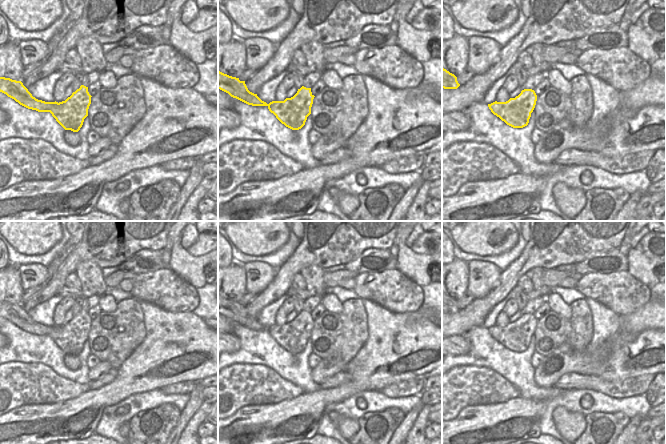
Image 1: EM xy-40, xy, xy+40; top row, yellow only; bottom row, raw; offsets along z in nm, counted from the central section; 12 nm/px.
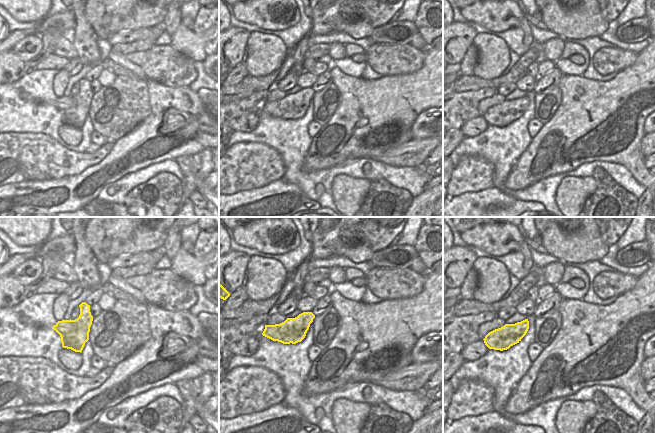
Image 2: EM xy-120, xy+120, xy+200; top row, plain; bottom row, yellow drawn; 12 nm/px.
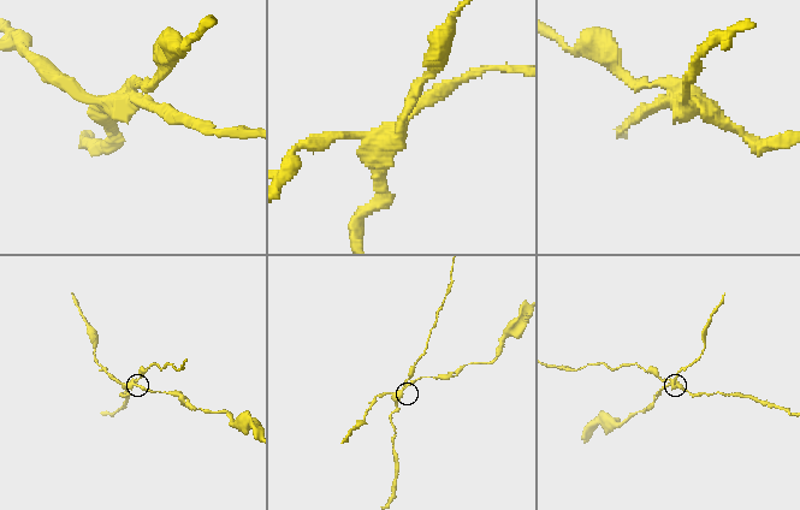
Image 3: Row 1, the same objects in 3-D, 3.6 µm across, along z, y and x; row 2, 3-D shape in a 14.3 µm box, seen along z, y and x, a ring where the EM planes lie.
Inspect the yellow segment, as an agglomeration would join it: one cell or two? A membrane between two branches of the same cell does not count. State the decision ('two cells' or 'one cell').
two cells

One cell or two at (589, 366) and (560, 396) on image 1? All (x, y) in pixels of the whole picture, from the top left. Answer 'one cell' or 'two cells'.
two cells

